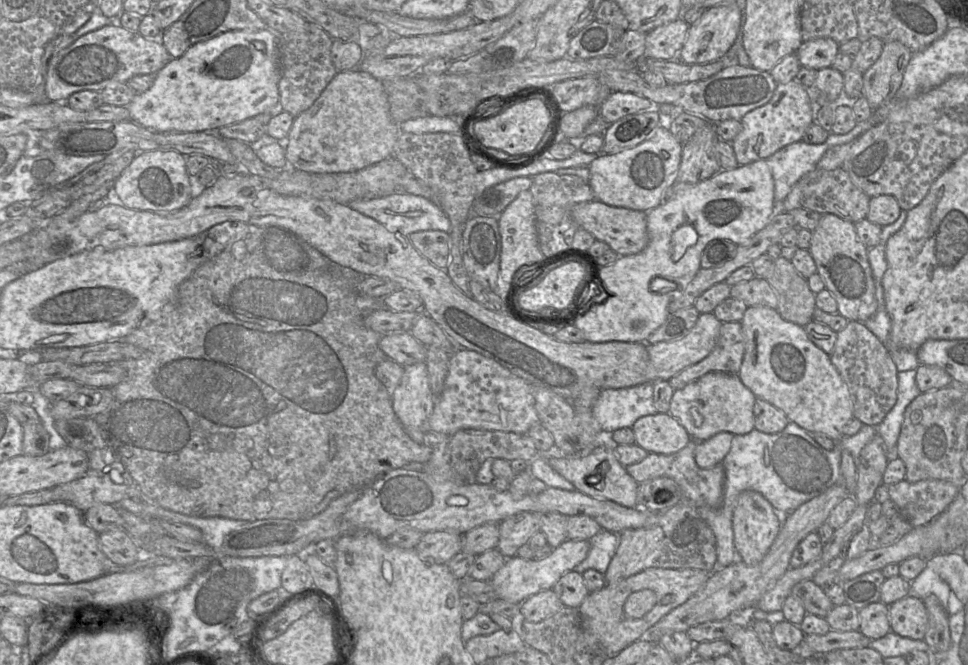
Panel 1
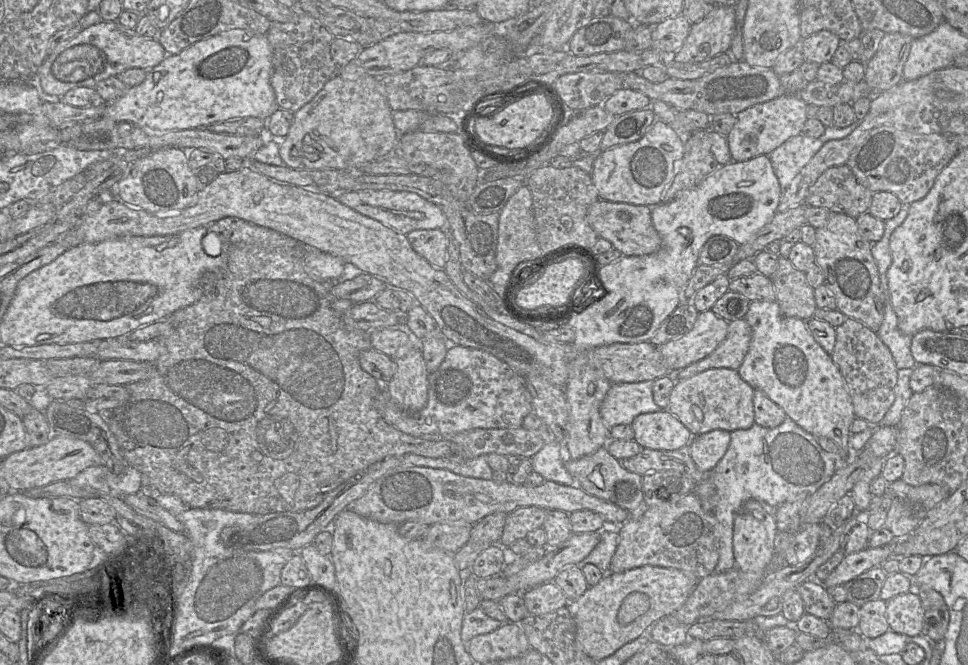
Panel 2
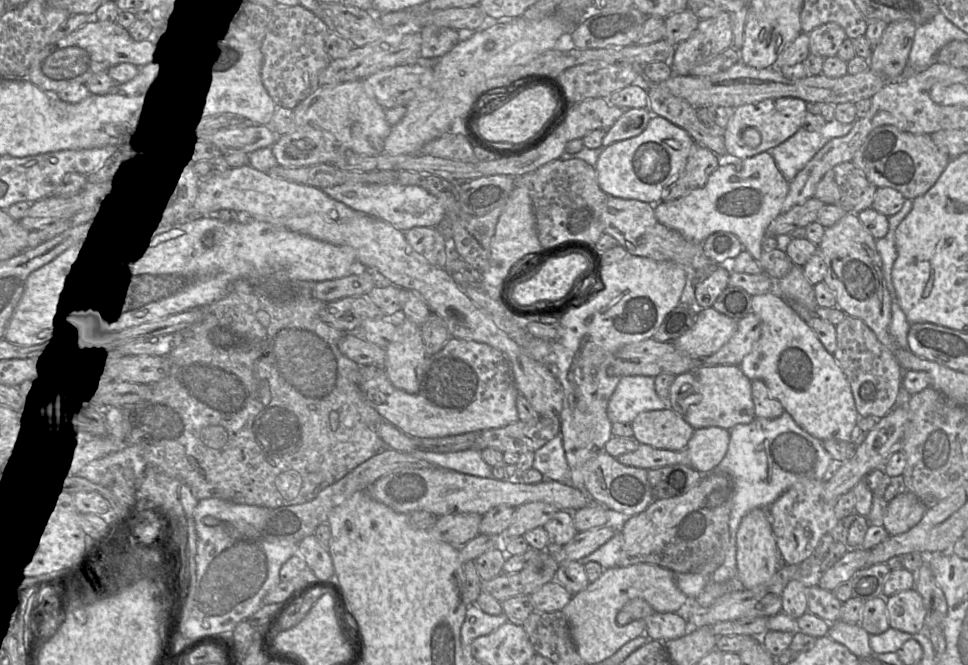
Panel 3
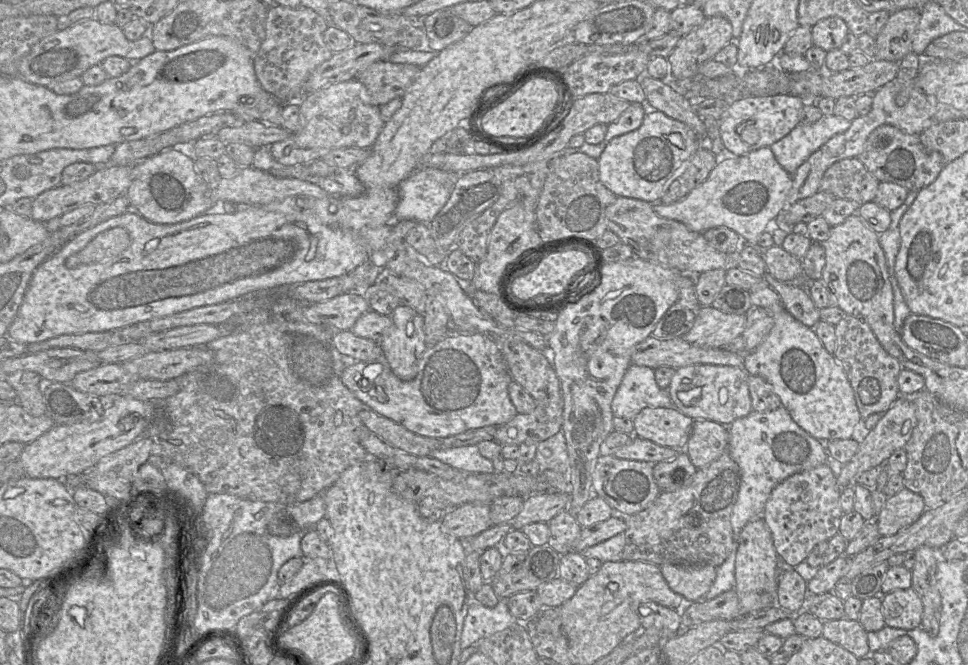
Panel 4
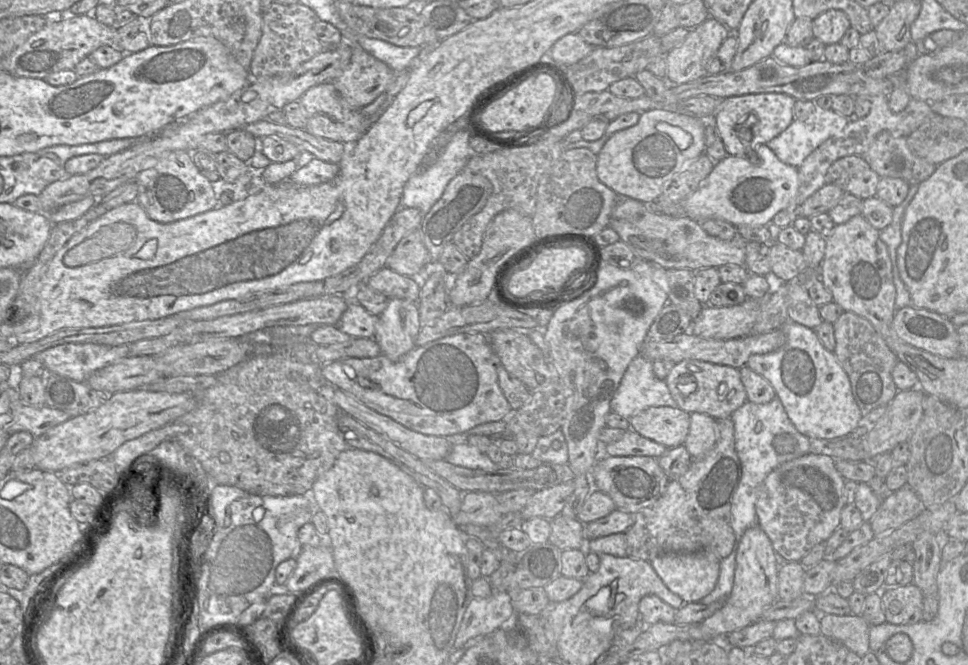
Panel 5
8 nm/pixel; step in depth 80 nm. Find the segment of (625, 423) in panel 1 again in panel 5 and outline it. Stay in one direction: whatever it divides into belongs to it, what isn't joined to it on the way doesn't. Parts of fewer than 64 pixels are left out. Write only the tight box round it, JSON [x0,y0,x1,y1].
[610,354,677,420]

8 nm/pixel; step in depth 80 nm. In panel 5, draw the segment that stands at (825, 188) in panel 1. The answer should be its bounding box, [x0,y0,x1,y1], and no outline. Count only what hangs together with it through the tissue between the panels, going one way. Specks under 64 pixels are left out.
[825,155,880,200]

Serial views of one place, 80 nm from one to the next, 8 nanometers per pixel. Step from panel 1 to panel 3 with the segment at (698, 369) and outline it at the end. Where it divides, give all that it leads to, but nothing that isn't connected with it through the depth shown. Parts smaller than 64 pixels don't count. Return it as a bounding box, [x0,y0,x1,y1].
[702,311,761,366]

